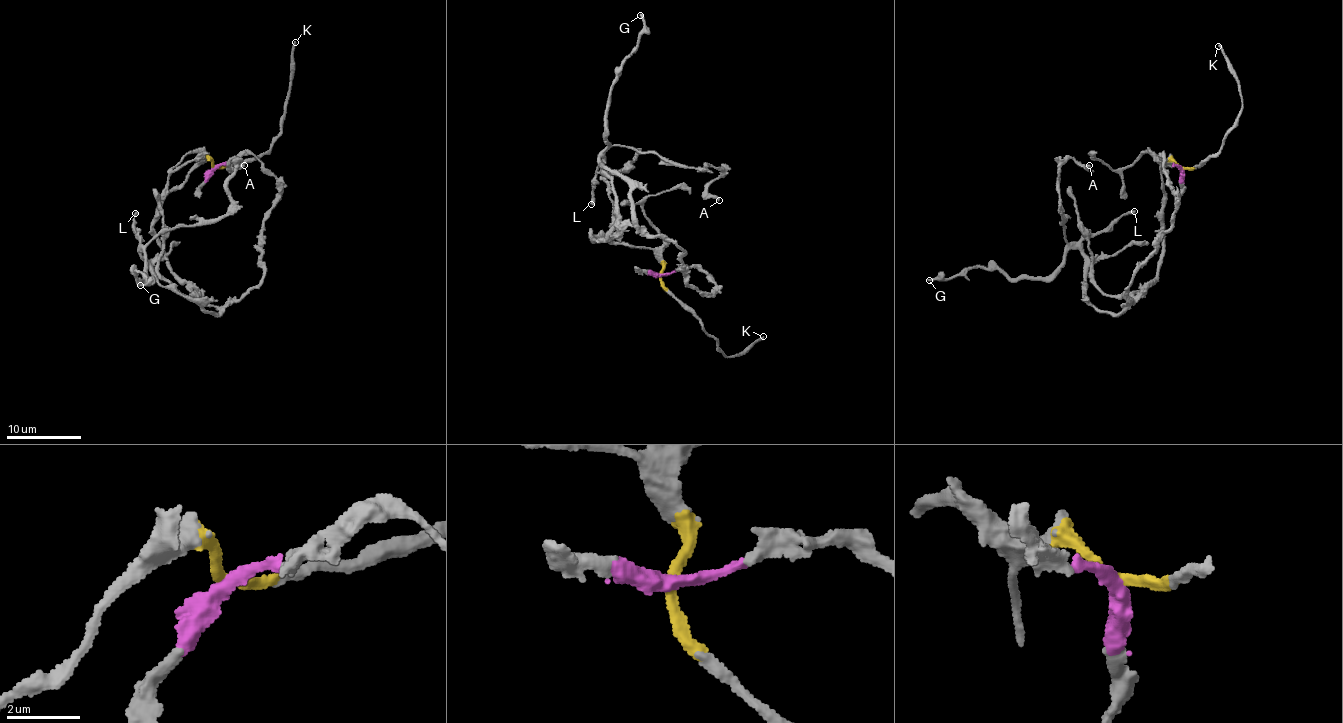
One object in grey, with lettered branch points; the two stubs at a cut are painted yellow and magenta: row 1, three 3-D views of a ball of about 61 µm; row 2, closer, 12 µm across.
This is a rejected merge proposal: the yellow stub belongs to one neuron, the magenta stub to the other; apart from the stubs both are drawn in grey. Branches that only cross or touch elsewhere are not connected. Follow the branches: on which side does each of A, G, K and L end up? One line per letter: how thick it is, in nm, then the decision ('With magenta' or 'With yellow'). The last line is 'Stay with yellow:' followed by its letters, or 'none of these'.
A: Thickness 280 nm. With magenta
G: Thickness 240 nm. With magenta
K: Thickness 220 nm. With yellow
L: Thickness 320 nm. With magenta
Stay with yellow: K

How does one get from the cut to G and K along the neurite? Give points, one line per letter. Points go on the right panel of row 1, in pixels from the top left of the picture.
G: (1181, 169), (1161, 155), (1170, 227), (1121, 312), (1089, 304), (1072, 249), (1047, 277), (965, 267), (928, 280)
K: (1181, 167), (1202, 166), (1215, 153), (1242, 105), (1232, 64), (1219, 45)

